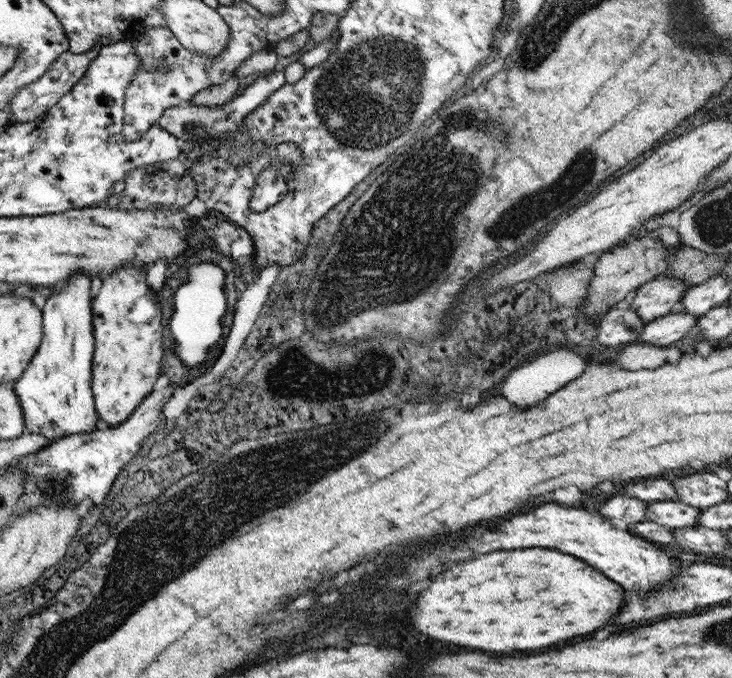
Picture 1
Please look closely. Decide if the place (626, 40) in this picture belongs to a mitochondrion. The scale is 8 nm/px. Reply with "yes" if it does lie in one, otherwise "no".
yes

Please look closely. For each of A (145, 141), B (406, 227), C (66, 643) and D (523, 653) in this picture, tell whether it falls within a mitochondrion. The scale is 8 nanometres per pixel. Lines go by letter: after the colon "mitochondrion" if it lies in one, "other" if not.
A: other
B: mitochondrion
C: mitochondrion
D: other

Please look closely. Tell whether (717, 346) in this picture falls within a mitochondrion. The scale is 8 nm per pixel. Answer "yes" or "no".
no

